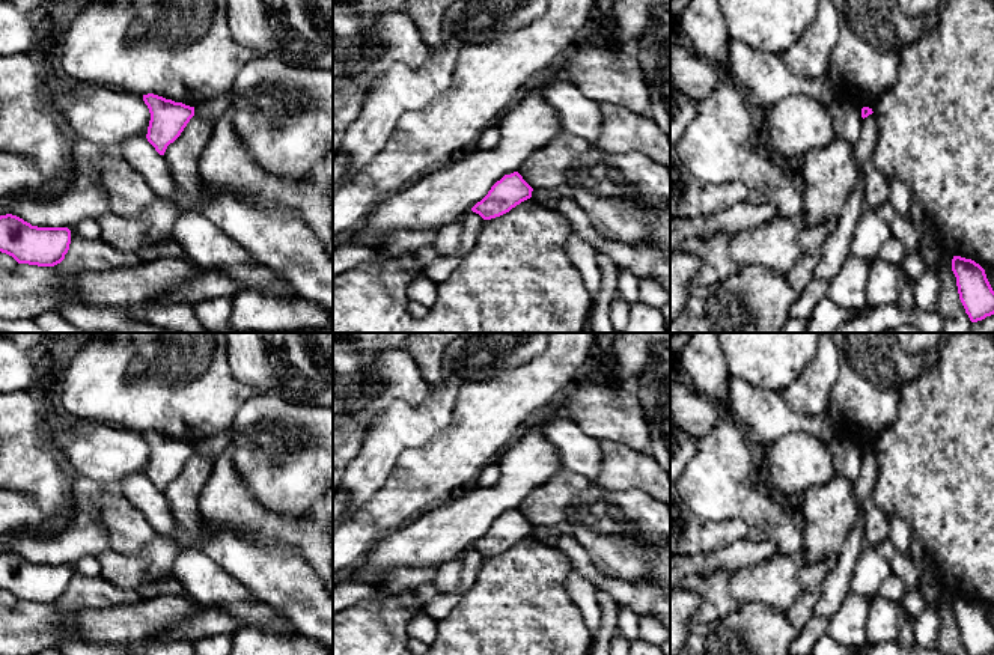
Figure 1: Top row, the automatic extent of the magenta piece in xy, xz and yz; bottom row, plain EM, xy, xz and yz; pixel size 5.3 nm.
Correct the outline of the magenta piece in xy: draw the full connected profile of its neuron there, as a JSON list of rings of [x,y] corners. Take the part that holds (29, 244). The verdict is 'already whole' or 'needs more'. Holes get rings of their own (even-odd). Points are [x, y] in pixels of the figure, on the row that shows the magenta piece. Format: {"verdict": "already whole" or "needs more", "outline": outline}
{"verdict": "already whole", "outline": [[[12,214],[0,215],[0,251],[18,264],[54,267],[65,259],[69,244],[68,227],[38,227]]]}

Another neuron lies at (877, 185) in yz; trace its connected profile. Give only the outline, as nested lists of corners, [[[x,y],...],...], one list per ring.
[[[872,113],[863,119],[858,140],[852,145],[858,175],[863,176],[867,209],[872,211],[889,202],[890,196],[889,178],[883,172],[880,172],[874,164],[877,143],[878,122]]]

